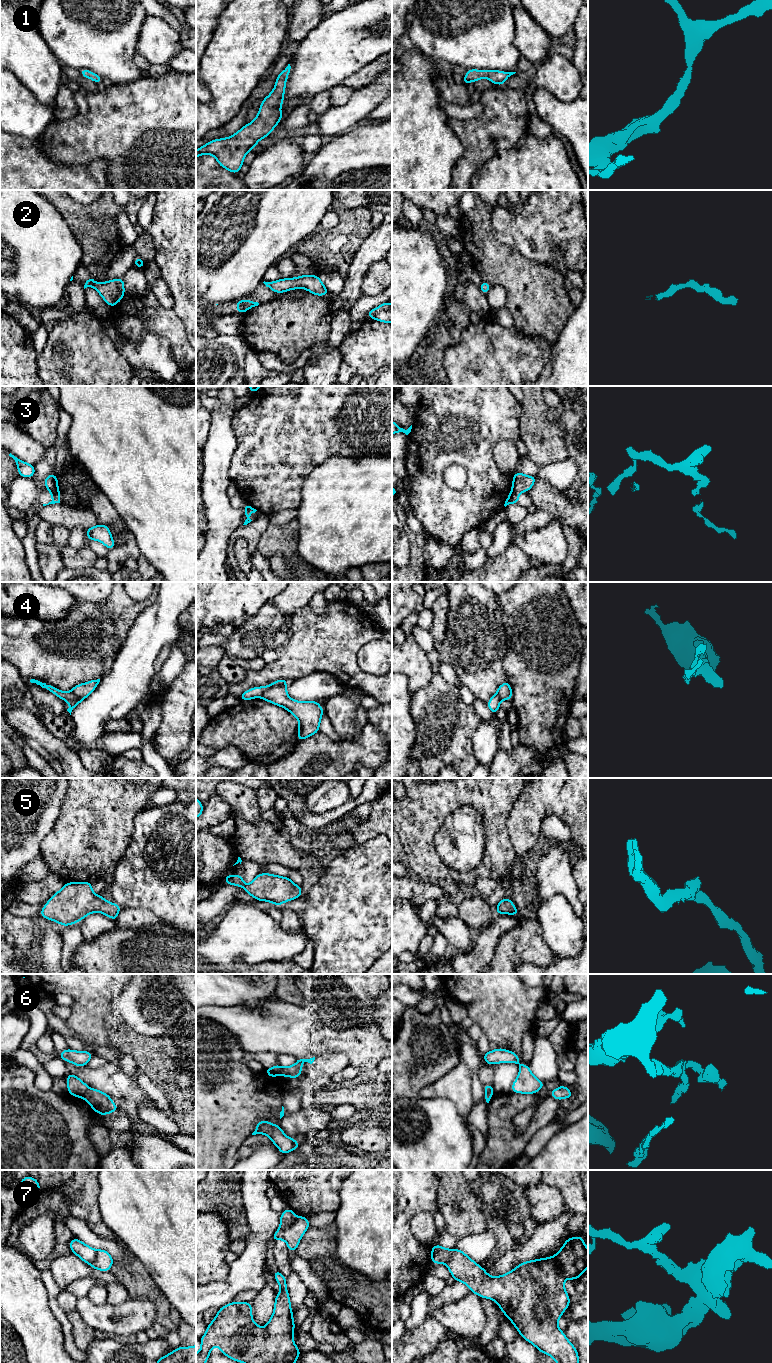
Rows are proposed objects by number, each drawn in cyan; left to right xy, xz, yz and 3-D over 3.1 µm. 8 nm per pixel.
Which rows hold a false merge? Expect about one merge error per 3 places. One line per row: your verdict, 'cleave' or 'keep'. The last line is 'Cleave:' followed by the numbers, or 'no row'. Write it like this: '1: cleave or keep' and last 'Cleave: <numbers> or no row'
1: keep
2: keep
3: cleave
4: cleave
5: keep
6: cleave
7: cleave
Cleave: 3, 4, 6, 7

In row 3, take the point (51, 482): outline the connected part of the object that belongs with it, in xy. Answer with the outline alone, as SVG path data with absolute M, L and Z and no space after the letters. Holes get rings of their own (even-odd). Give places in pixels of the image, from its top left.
M54 473L49 474L45 478L44 483L45 483L47 490L50 490L50 491L58 490L58 480L57 480L57 476Z

